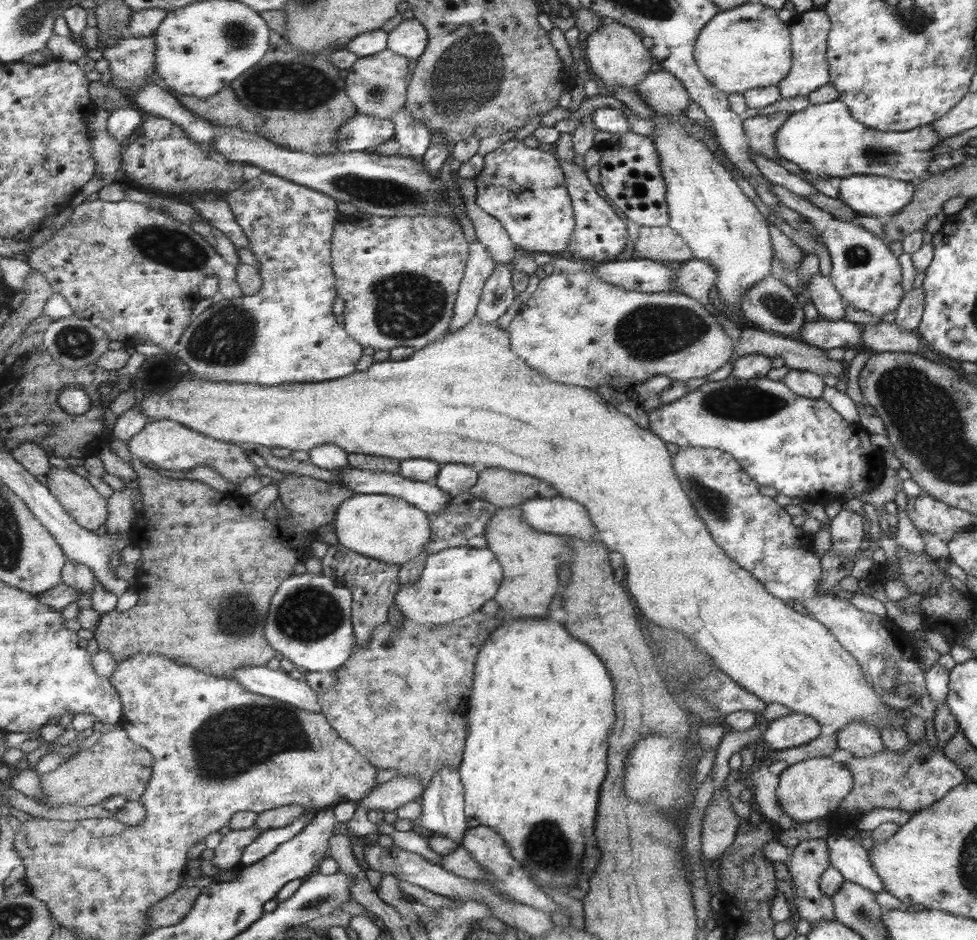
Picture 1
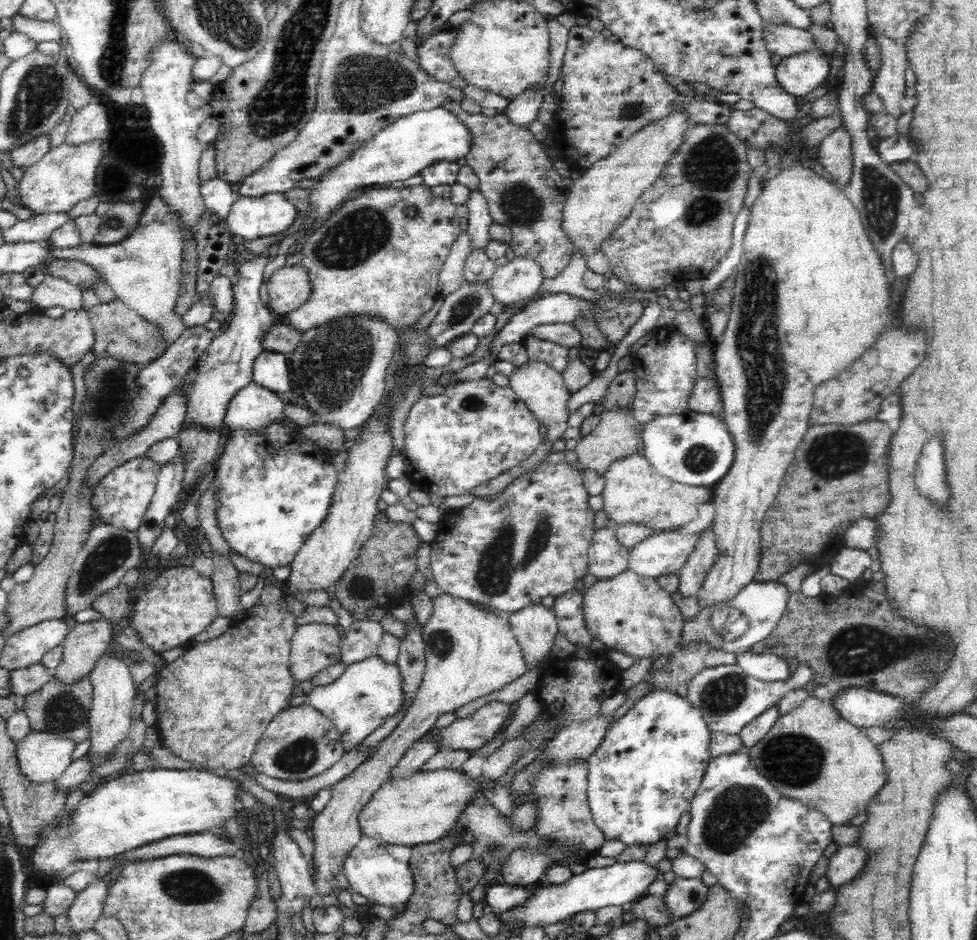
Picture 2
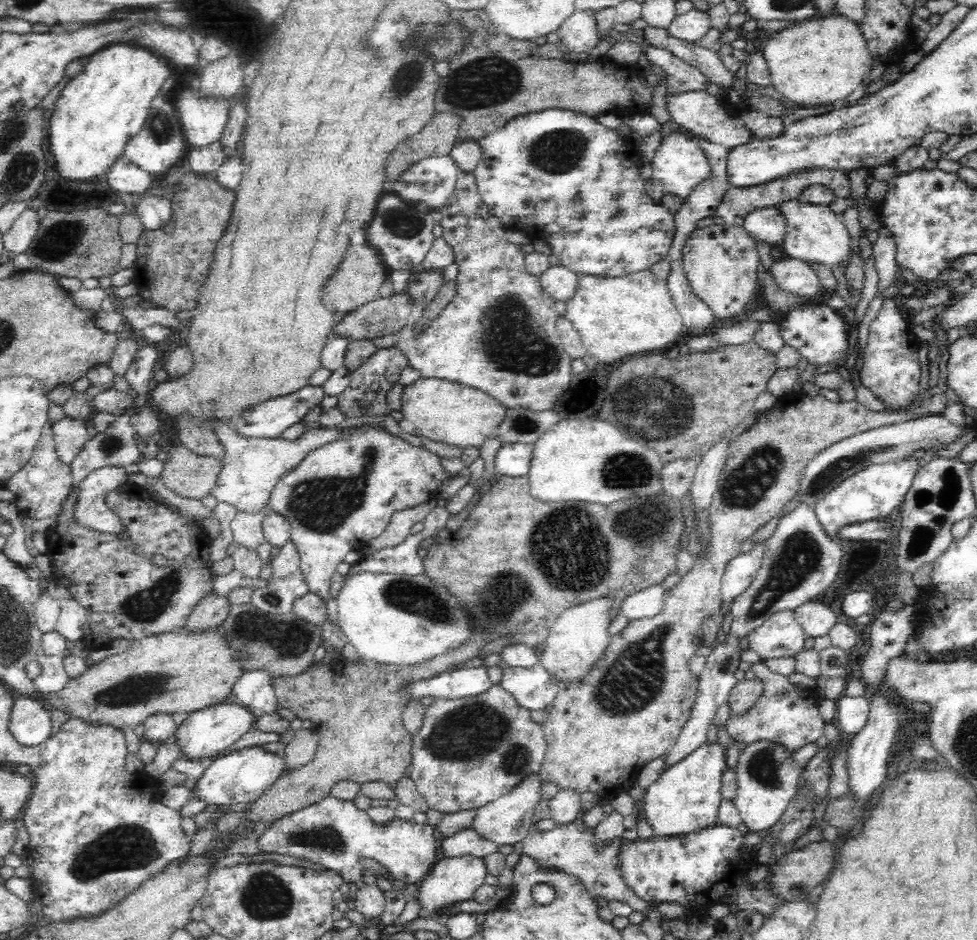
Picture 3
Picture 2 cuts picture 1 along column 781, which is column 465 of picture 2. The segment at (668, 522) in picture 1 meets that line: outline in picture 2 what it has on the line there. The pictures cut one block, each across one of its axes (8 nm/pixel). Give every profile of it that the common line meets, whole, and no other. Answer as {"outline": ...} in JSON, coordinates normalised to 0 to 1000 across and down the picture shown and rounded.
{"outline":[[[454,630],[448,638],[442,640],[442,660],[432,670],[432,685],[436,696],[434,726],[420,755],[416,757],[407,774],[387,794],[381,809],[373,811],[358,826],[344,834],[336,857],[330,864],[323,864],[317,874],[317,889],[321,896],[321,940],[328,953],[346,953],[350,949],[360,951],[360,943],[352,928],[352,917],[371,889],[366,866],[389,840],[389,836],[397,832],[405,811],[444,774],[446,764],[452,760],[461,760],[467,753],[473,753],[475,749],[499,743],[506,736],[512,736],[520,728],[528,726],[530,721],[538,719],[538,715],[542,715],[534,689],[528,683],[518,655],[510,657],[506,653],[485,647],[479,638],[456,634]]]}

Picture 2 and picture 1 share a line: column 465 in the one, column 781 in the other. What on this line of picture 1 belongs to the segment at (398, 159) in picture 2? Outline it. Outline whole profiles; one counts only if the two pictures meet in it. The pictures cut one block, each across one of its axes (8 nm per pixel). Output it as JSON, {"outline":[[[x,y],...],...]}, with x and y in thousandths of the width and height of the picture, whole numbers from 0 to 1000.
{"outline":[[[861,106],[844,111],[828,111],[826,115],[808,121],[801,134],[791,143],[791,160],[795,166],[814,174],[828,187],[900,187],[920,194],[932,194],[937,187],[947,189],[947,181],[955,170],[953,157],[961,151],[953,134],[930,140],[902,140],[877,130]]]}

